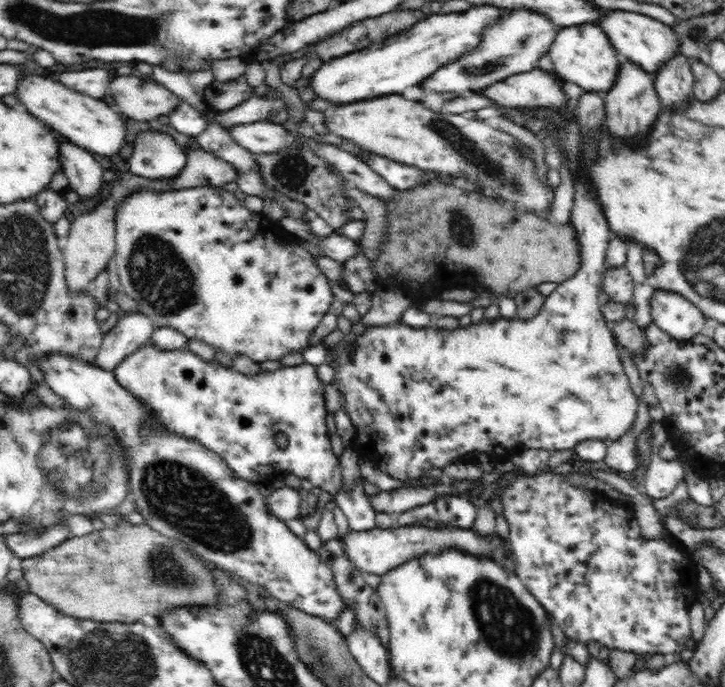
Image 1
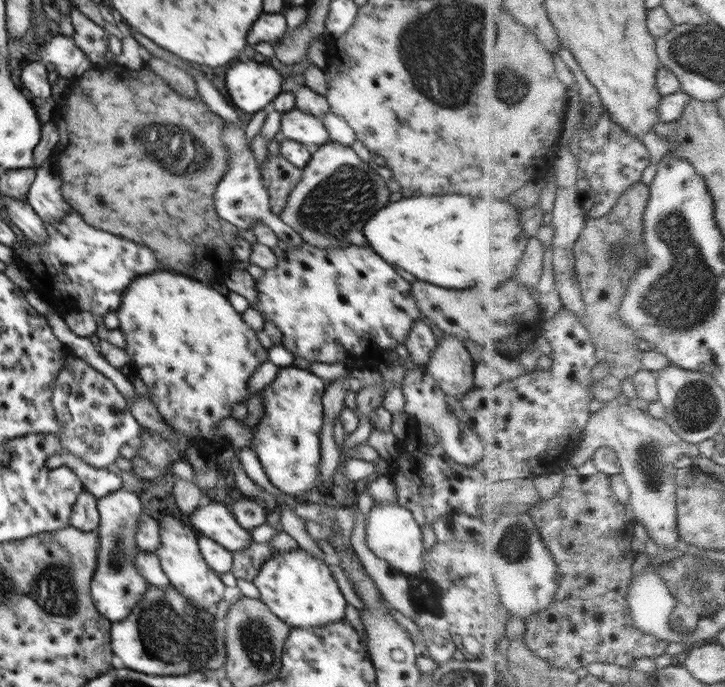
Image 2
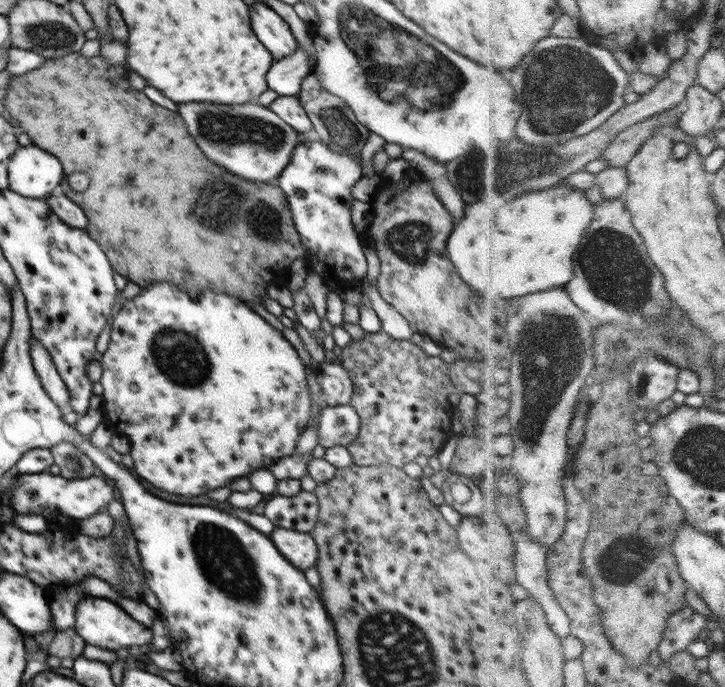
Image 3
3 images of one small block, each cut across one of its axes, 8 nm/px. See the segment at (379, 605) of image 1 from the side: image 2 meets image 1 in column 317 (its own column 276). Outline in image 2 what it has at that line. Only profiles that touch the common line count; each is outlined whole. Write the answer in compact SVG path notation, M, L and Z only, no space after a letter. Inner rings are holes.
M252 541L248 547L240 551L233 552L233 573L236 578L244 578L248 581L253 581L258 575L262 563L272 557L274 553L280 553L281 550L276 550L268 546L267 543L257 543Z

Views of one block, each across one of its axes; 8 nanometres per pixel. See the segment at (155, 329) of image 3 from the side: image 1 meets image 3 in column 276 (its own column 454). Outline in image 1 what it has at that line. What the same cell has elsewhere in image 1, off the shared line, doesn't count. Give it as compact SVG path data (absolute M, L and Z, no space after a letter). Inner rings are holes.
M584 177L573 179L575 190L572 214L570 216L570 226L576 231L576 239L580 245L580 257L582 264L576 270L576 274L557 285L552 294L546 296L541 312L535 318L524 321L524 319L504 319L502 316L496 321L488 322L483 320L480 324L471 324L467 328L454 330L442 330L434 323L425 328L411 328L406 324L370 326L362 335L357 336L357 340L349 343L349 346L341 351L341 348L329 354L328 365L336 369L337 374L332 384L335 384L343 395L342 409L350 415L354 427L358 424L362 434L368 436L368 442L372 444L372 462L376 467L386 472L392 478L405 481L420 478L428 474L431 468L443 468L452 461L460 459L462 454L468 455L468 452L482 452L492 456L493 451L508 450L513 447L534 448L535 450L559 451L574 449L574 446L585 440L606 440L610 443L617 442L630 428L634 426L634 418L637 414L636 394L632 392L629 386L630 382L626 376L622 363L620 362L620 352L617 349L613 332L608 326L604 315L602 315L601 304L598 301L598 294L602 291L604 278L604 263L606 258L606 249L613 235L608 226L608 221L602 211L602 205L596 199L596 191L590 182Z

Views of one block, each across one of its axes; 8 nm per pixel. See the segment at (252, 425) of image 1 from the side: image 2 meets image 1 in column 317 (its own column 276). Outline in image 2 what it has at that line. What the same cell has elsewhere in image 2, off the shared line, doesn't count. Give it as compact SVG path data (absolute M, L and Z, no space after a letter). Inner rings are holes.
M294 366L278 368L274 382L263 389L264 415L256 425L251 450L256 452L262 468L271 484L279 488L288 500L318 487L318 463L320 463L320 431L324 425L322 399L325 393L324 381L308 370Z

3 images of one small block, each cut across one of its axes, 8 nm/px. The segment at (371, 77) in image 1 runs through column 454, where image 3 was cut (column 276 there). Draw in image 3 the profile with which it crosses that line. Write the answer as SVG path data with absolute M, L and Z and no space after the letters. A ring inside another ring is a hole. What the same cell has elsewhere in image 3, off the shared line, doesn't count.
M262 2L250 6L250 24L258 40L272 52L275 61L290 56L298 47L288 23Z

